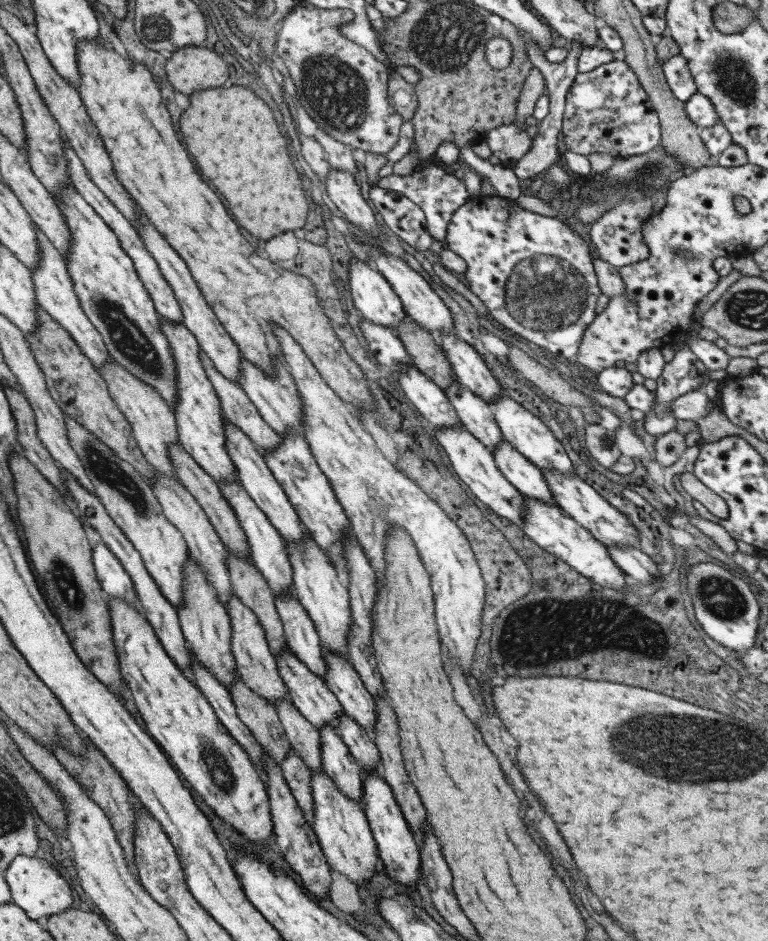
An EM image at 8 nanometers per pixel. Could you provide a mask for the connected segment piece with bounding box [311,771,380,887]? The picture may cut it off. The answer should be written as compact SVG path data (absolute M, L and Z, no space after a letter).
M324 771L311 772L311 787L314 801L313 829L330 870L336 869L348 875L358 887L366 884L366 880L370 880L379 868L380 858L374 853L376 841L366 818L364 804L348 798Z

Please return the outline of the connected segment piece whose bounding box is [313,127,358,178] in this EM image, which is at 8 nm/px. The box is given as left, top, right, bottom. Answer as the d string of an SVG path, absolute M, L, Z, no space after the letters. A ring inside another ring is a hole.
M320 127L316 129L313 137L324 148L331 168L334 168L334 170L342 170L342 172L350 174L352 178L356 178L358 171L356 161L352 157L352 148L350 146L338 142Z

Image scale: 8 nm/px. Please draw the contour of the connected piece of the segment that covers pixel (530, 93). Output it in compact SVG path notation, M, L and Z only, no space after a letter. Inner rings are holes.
M534 67L523 84L523 89L517 102L518 114L516 114L513 124L524 129L528 125L536 126L538 124L539 120L534 118L532 113L534 113L538 98L544 95L544 90L546 90L545 79L540 70Z

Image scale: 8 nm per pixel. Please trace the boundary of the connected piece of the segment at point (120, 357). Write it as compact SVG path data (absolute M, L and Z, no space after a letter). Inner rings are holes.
M64 187L59 197L54 198L71 232L69 251L63 256L68 274L74 283L82 311L98 329L105 342L107 352L118 364L126 367L135 377L141 378L147 385L152 385L172 409L177 403L175 381L175 360L171 353L166 335L161 329L161 317L150 298L146 287L136 272L133 260L126 254L114 231L102 220L102 217L82 198L74 187Z

